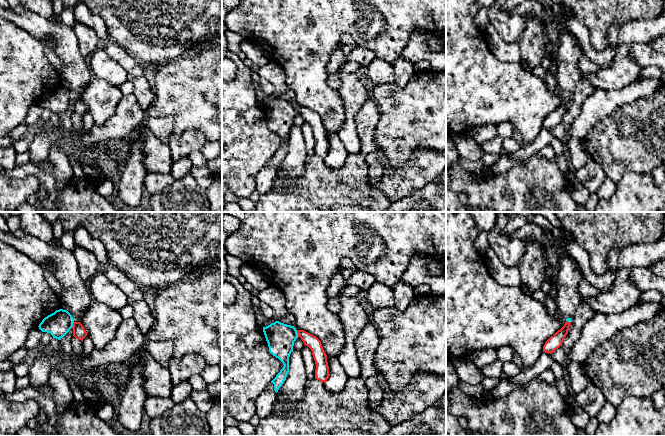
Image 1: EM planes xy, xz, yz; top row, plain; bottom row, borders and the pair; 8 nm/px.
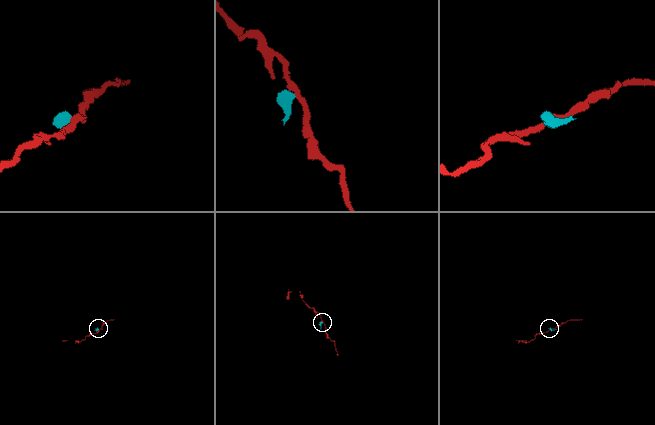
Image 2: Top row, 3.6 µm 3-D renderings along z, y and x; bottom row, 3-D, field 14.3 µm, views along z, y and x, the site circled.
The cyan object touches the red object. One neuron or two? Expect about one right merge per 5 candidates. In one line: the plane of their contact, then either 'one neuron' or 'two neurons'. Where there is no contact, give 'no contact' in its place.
contact in xz; two neurons

